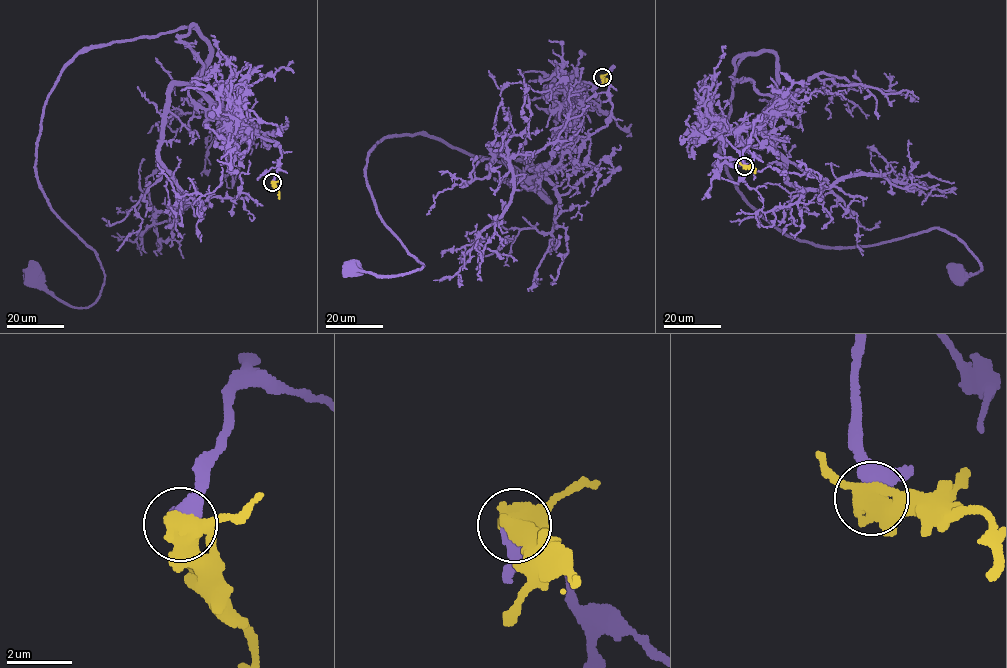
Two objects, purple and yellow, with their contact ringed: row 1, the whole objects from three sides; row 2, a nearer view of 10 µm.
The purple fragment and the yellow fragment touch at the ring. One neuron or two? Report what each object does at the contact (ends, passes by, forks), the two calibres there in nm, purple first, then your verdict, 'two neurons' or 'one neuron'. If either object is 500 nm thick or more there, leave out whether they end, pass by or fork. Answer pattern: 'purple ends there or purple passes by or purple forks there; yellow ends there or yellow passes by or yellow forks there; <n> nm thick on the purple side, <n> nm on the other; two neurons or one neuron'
440 nm thick on the purple side, 600 nm on the other; one neuron

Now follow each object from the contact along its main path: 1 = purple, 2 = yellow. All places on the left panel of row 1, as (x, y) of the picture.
1: (272, 182), (277, 142), (194, 87), (201, 34), (76, 53), (35, 169), (104, 282), (74, 307), (31, 277)
2: (272, 182), (279, 199)

